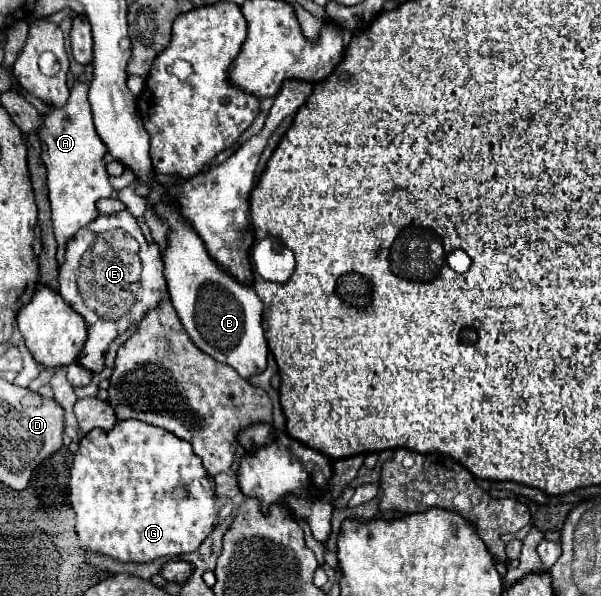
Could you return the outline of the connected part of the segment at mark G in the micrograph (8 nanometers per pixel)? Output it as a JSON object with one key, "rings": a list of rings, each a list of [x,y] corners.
{"rings":[[[123,420],[123,422],[117,422],[115,428],[111,430],[91,430],[89,434],[85,434],[79,442],[79,450],[75,452],[75,460],[73,460],[73,468],[71,468],[71,480],[69,480],[69,486],[71,486],[71,504],[75,508],[75,514],[77,514],[77,524],[75,524],[75,530],[77,530],[77,536],[83,544],[83,548],[91,550],[91,552],[97,552],[97,554],[103,554],[103,556],[111,556],[111,558],[117,558],[121,562],[153,562],[157,558],[175,558],[179,554],[187,554],[187,552],[195,552],[199,548],[199,544],[213,532],[215,528],[215,520],[219,516],[219,510],[217,510],[217,496],[215,496],[215,482],[213,478],[205,472],[203,468],[203,460],[193,452],[193,446],[181,438],[177,438],[175,434],[159,428],[159,426],[151,426],[151,424],[143,424],[139,420]]]}

